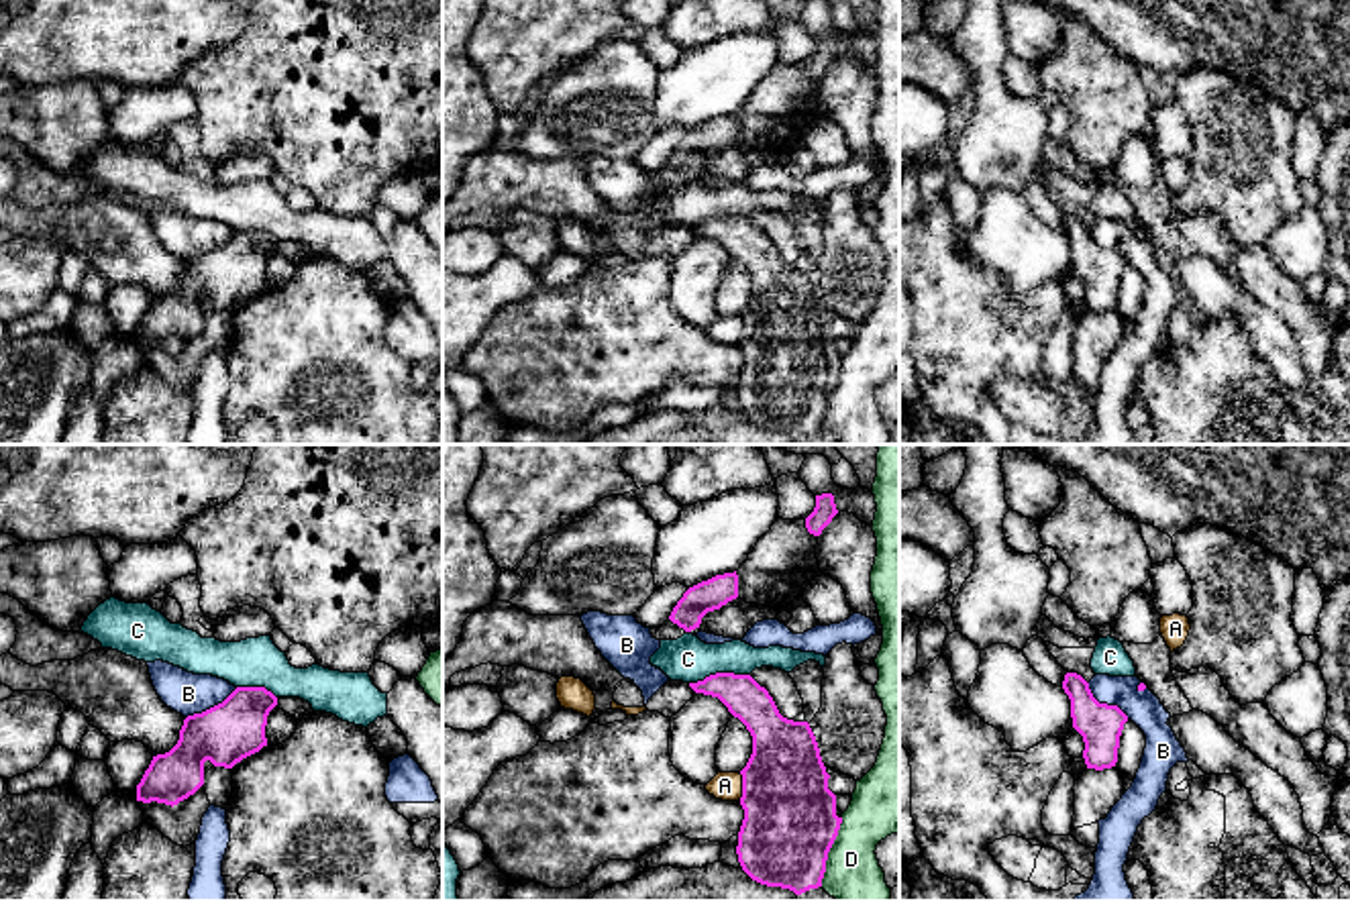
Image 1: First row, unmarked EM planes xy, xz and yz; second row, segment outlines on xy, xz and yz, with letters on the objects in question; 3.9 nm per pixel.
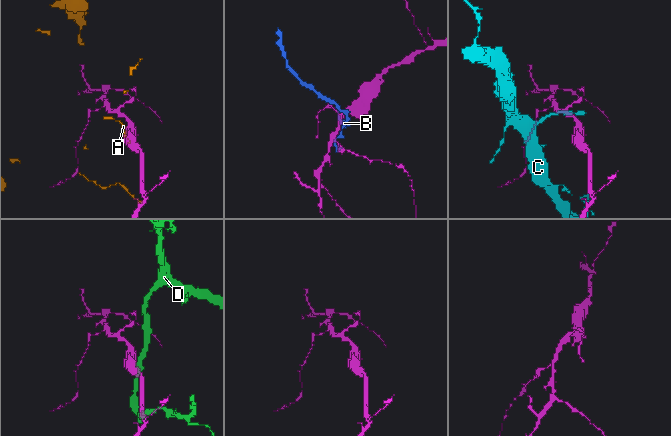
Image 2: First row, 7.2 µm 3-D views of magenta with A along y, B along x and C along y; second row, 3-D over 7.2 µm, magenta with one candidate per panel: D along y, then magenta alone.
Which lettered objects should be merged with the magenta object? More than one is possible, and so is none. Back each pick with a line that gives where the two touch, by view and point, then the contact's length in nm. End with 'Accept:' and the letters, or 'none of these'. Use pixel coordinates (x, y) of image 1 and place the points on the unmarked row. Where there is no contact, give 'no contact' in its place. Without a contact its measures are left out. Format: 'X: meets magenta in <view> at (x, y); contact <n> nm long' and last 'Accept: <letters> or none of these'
Accept: none of these

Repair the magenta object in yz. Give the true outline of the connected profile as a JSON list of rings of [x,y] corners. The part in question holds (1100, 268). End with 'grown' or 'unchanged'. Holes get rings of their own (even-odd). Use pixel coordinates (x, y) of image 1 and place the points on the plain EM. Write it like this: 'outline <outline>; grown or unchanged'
outline [[[1067,216],[1062,232],[1071,243],[1073,271],[1083,279],[1083,302],[1087,312],[1103,314],[1118,306],[1118,292],[1128,259],[1118,249],[1099,247],[1089,226]]]; unchanged

